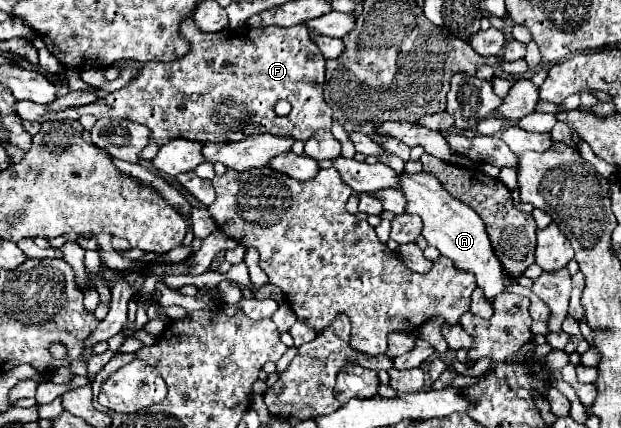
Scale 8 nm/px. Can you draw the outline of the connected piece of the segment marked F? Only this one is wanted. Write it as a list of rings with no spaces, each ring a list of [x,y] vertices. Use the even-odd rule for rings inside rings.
[[[186,18],[180,30],[182,38],[190,42],[190,54],[166,64],[144,64],[138,78],[110,92],[104,100],[66,108],[56,114],[50,112],[46,104],[16,102],[16,114],[30,122],[46,122],[50,116],[78,120],[84,114],[96,118],[126,118],[150,128],[150,140],[160,146],[172,138],[186,138],[202,144],[238,142],[258,132],[308,140],[318,130],[332,128],[332,110],[322,94],[326,60],[304,24],[294,28],[242,26],[206,34],[194,26],[192,18]],[[280,98],[292,104],[292,112],[286,118],[278,118],[274,112],[274,104]]]

